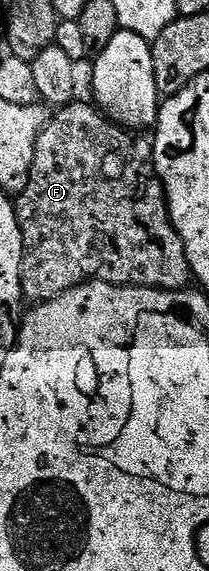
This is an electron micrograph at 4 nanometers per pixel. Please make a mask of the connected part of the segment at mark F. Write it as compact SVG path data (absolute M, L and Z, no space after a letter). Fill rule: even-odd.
M74 102L58 108L50 115L45 128L35 142L35 154L27 178L27 186L16 197L17 221L23 234L23 258L21 259L21 294L26 301L40 302L54 300L59 294L71 290L77 284L91 280L102 280L108 284L131 284L135 288L166 288L168 292L179 292L188 289L191 284L191 273L187 254L175 226L171 222L169 204L165 201L165 188L157 176L153 165L153 145L144 135L134 134L106 118L92 103Z

